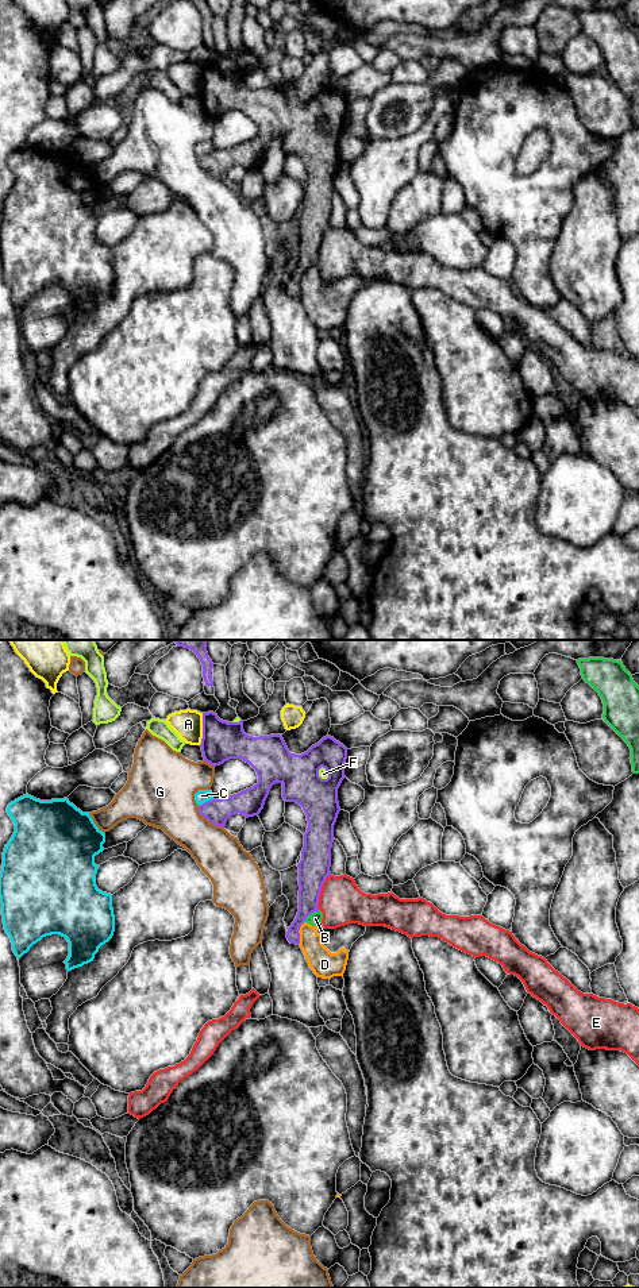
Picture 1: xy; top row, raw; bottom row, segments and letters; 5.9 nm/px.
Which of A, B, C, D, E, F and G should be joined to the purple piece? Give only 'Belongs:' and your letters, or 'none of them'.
Belongs: none of them

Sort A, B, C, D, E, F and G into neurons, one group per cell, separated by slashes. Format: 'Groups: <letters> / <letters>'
Groups: A / B D / C / E / F / G

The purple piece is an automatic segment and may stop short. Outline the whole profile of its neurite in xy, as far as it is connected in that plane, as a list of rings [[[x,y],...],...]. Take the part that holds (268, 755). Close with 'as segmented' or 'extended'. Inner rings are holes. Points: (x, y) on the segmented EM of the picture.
[[[203,713],[203,757],[211,766],[220,766],[230,759],[240,759],[249,763],[258,775],[258,783],[238,794],[211,799],[199,806],[200,814],[216,826],[226,826],[227,820],[239,813],[246,818],[258,815],[274,783],[282,784],[282,798],[285,802],[296,802],[307,815],[308,828],[304,833],[304,848],[299,867],[299,911],[286,932],[290,944],[300,944],[300,926],[305,918],[319,911],[319,895],[323,883],[331,875],[331,848],[334,842],[334,825],[340,811],[338,802],[338,788],[344,776],[344,763],[347,748],[331,736],[323,737],[301,755],[290,753],[281,734],[253,737],[245,733],[243,721],[227,722],[216,713]]]; as segmented

